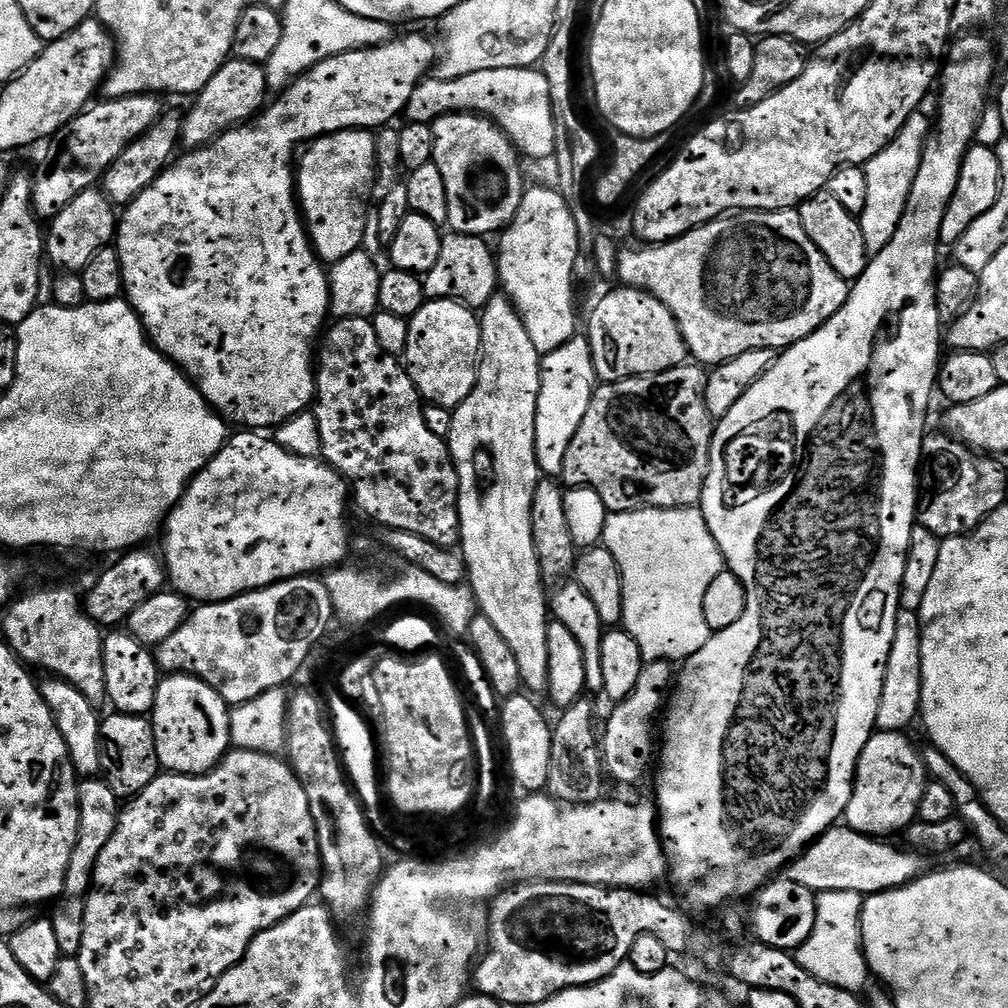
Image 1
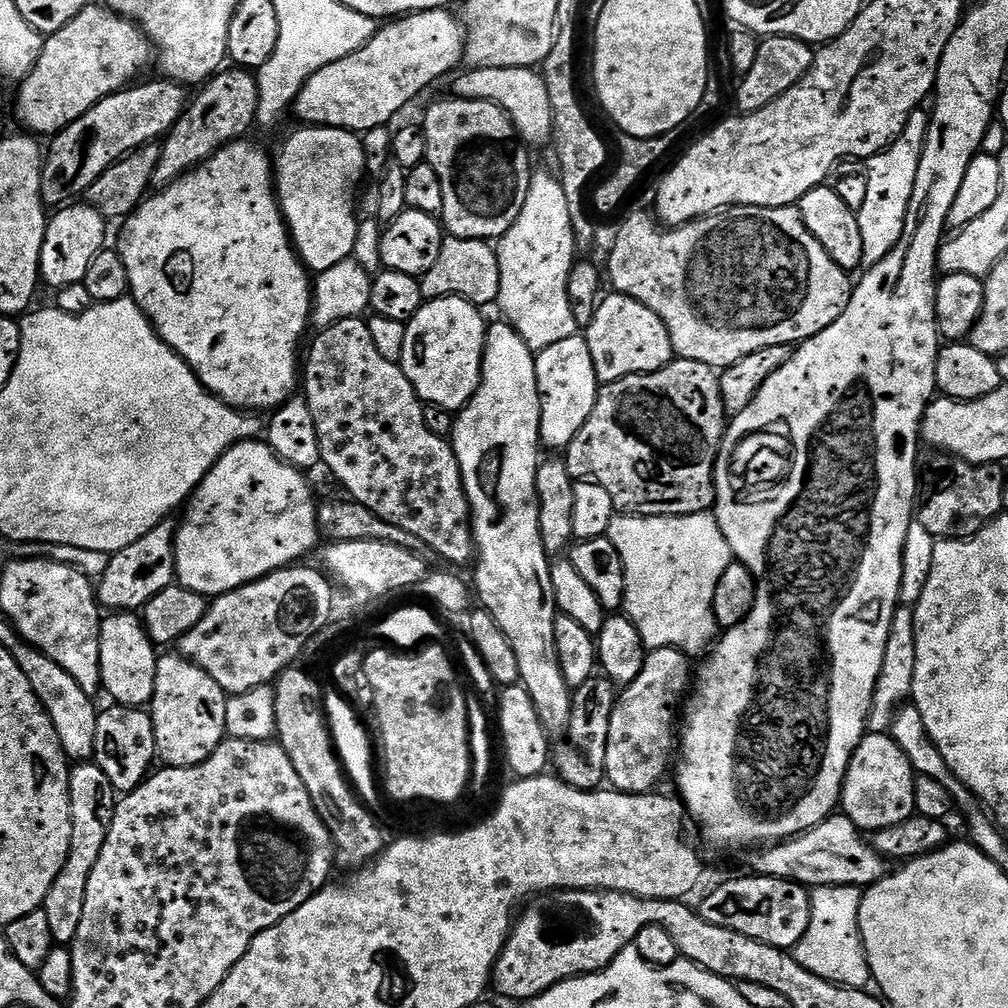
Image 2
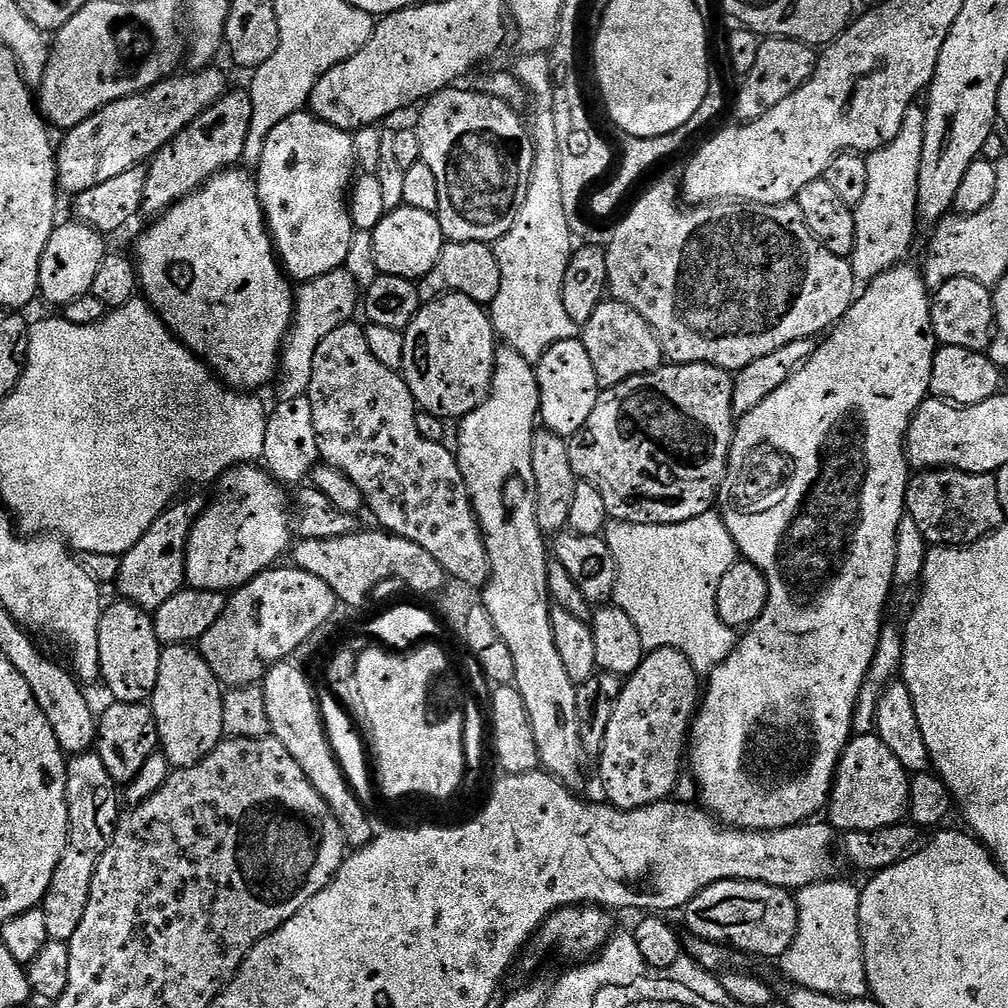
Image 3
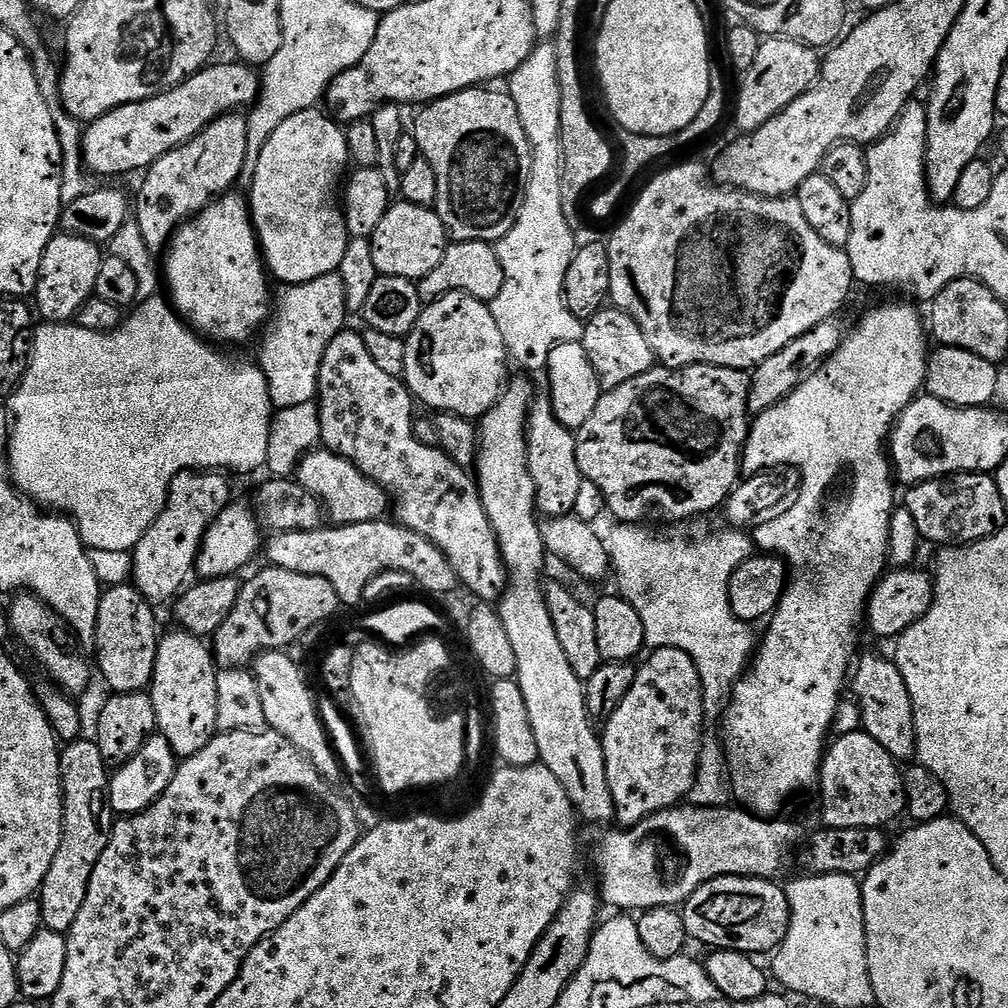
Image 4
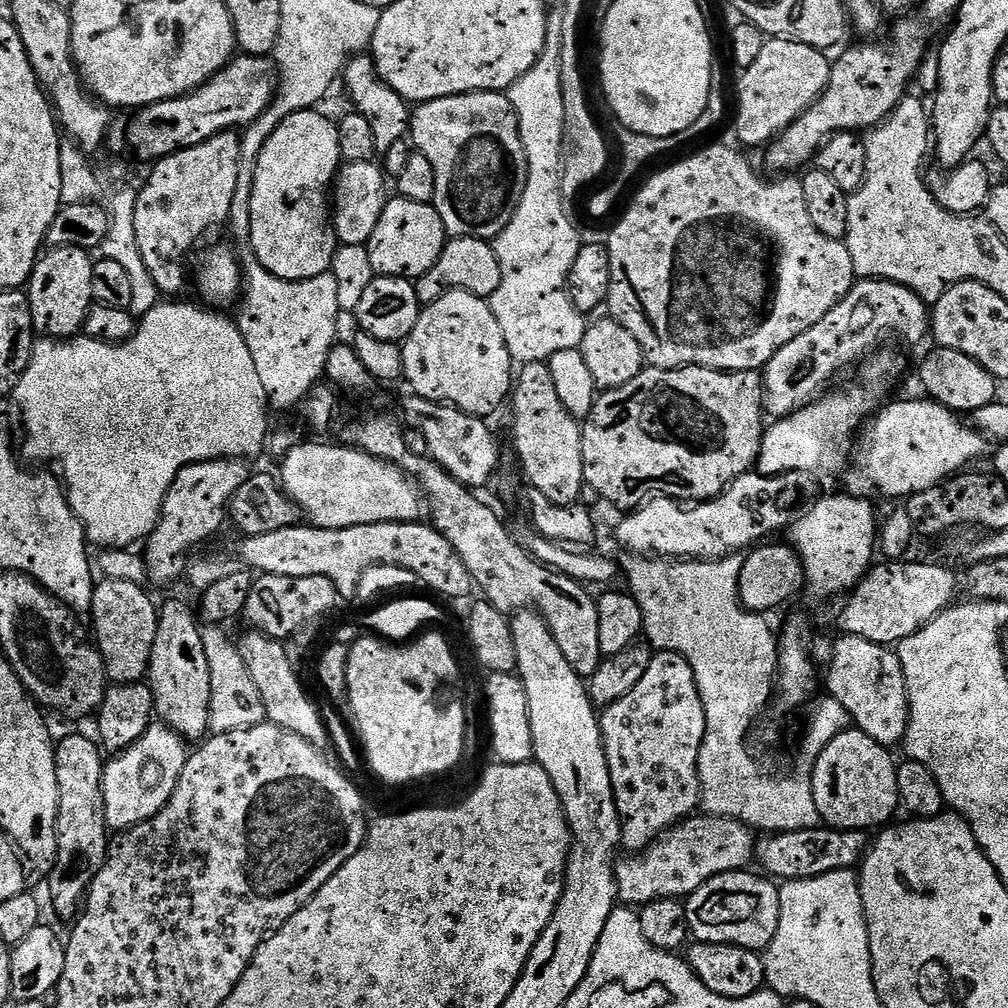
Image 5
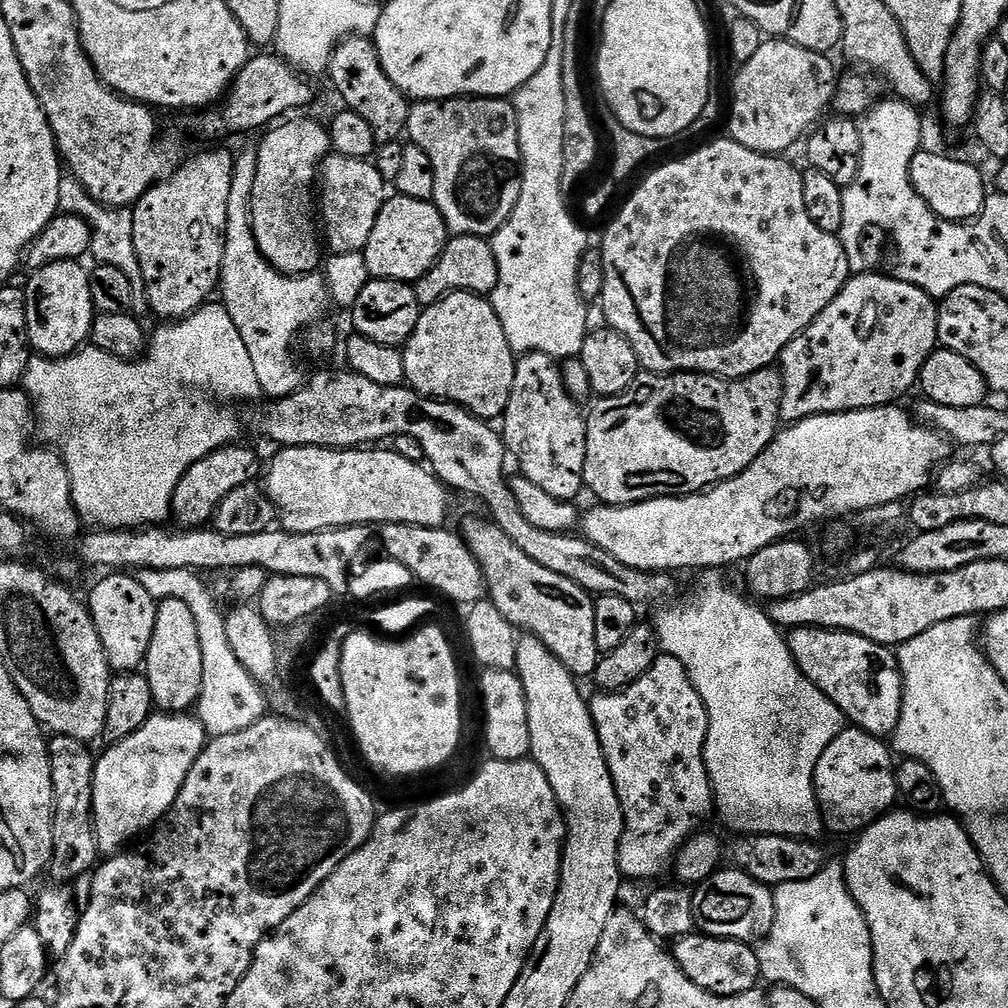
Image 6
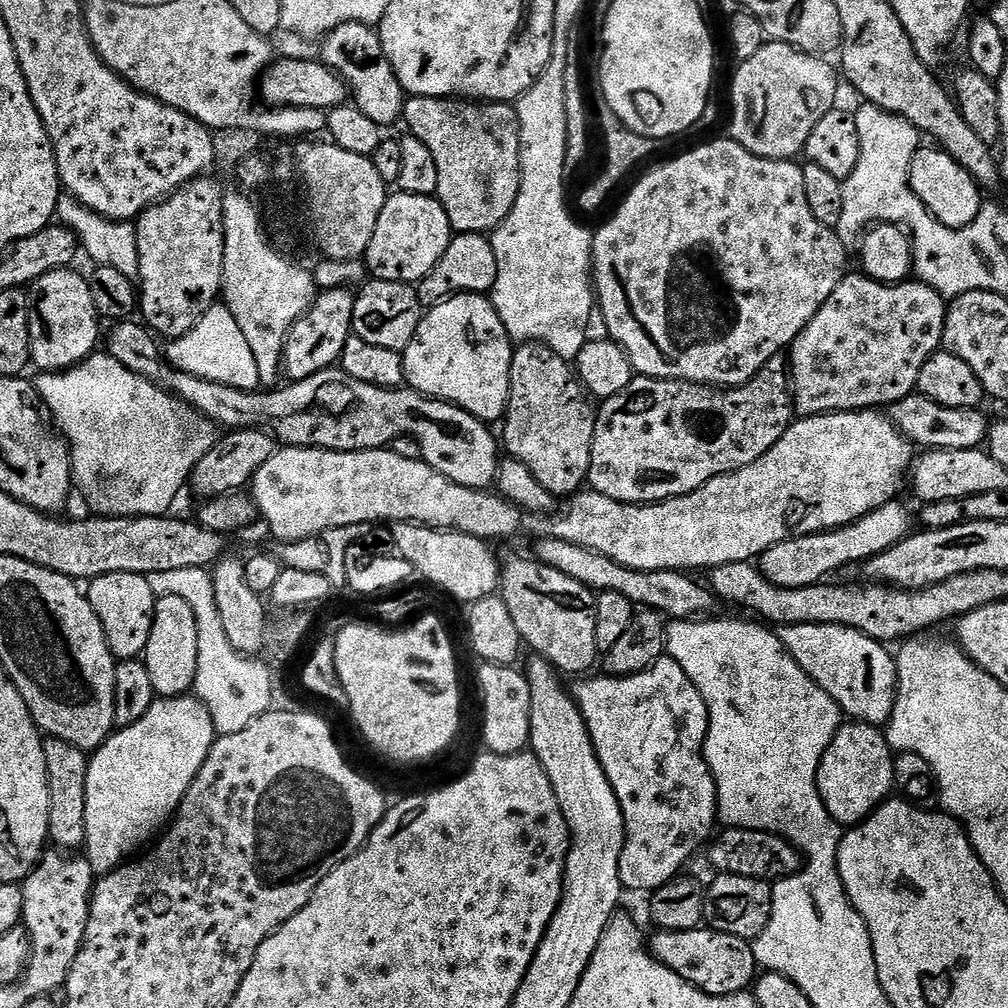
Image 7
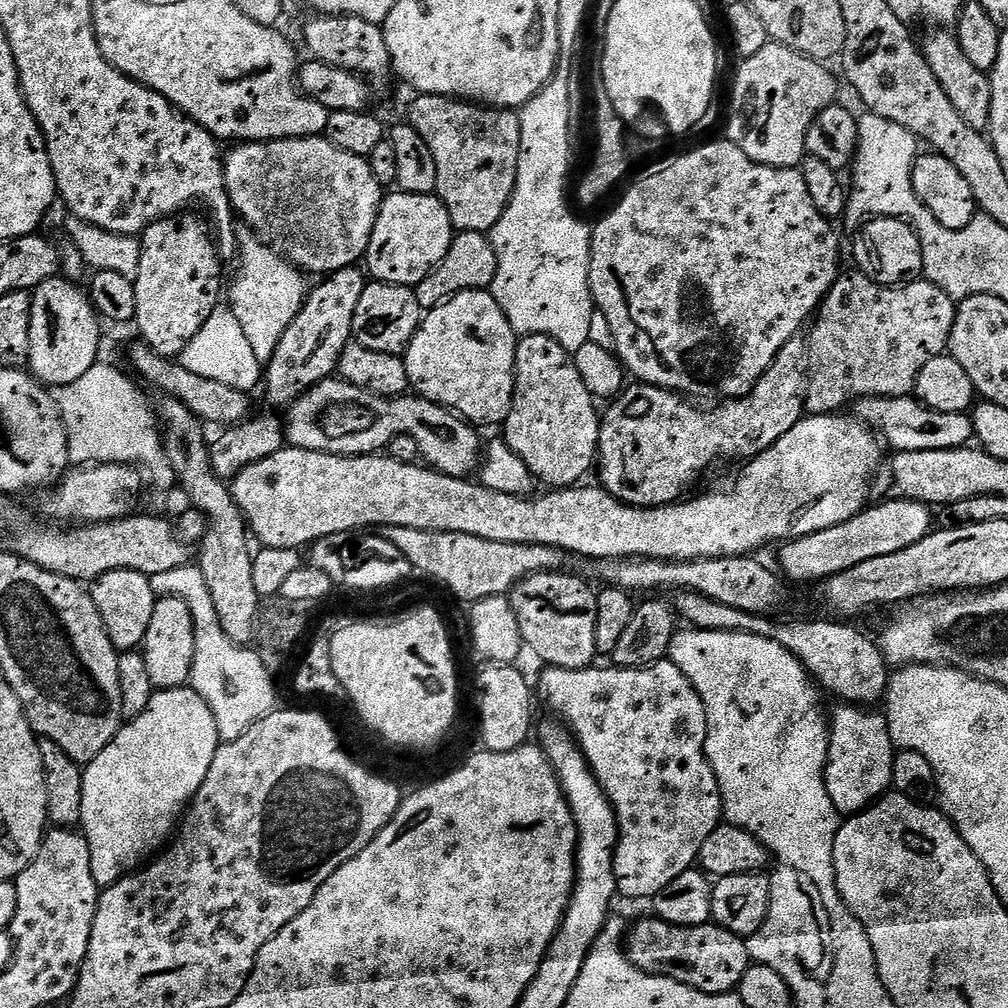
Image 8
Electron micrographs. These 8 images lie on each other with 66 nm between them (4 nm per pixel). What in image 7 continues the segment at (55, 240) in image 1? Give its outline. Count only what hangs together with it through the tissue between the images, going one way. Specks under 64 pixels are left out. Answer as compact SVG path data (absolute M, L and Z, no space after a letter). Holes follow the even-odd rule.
M71 267L50 270L50 274L42 274L27 289L32 364L40 372L64 372L82 363L97 351L96 343L102 340L102 317L94 306L88 281L72 271Z

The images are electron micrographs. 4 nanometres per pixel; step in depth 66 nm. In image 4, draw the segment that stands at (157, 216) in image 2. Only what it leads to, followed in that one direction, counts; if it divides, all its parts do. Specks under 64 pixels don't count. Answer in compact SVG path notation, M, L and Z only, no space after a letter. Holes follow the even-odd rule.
M236 195L217 196L197 216L180 225L166 245L164 260L162 256L162 276L166 288L168 284L167 295L172 307L193 332L217 345L246 343L256 331L257 335L267 325L274 311L274 292L268 289L270 276L262 259L256 230L252 226L250 204L245 197L243 200Z

